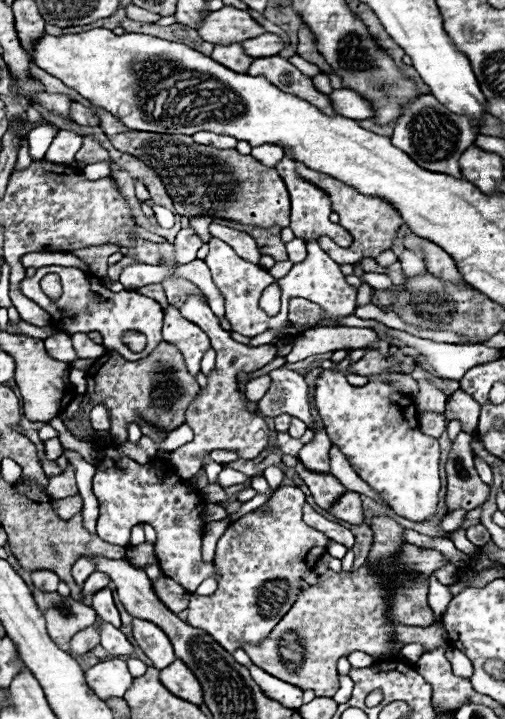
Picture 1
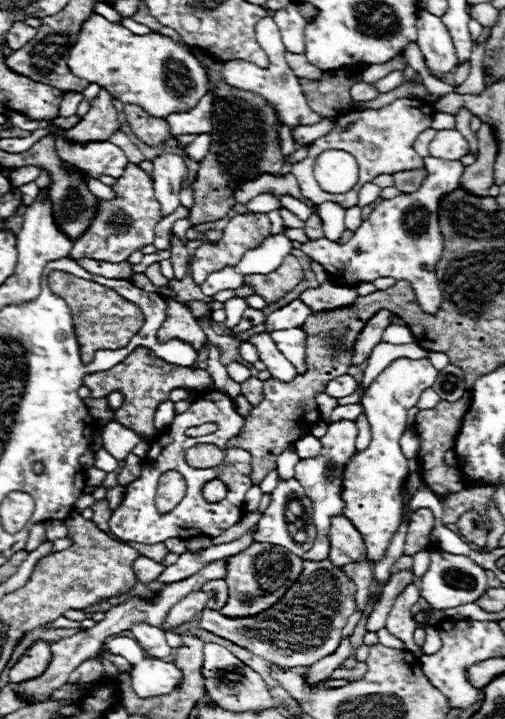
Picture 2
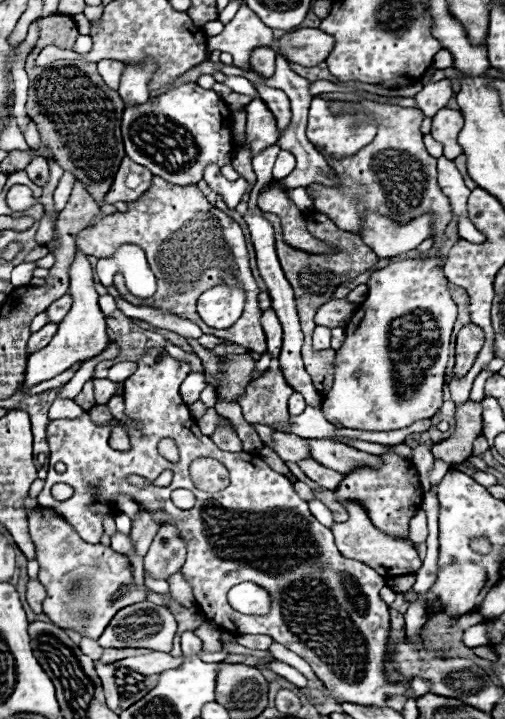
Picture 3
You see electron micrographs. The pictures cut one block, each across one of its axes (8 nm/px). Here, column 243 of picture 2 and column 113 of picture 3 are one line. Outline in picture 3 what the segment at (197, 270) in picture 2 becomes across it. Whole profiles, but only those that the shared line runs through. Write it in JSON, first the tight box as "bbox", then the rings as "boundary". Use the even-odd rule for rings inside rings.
{"bbox":[76,176,266,354],"boundary":[[[154,176],[152,186],[144,192],[144,196],[128,204],[128,212],[116,212],[112,216],[102,218],[94,226],[80,230],[76,236],[76,244],[80,250],[84,250],[84,254],[96,258],[110,258],[124,244],[140,246],[146,252],[152,272],[156,274],[158,290],[150,298],[138,298],[130,294],[122,276],[114,276],[114,286],[118,288],[124,300],[134,306],[146,304],[178,314],[186,320],[196,322],[204,334],[230,340],[258,354],[266,352],[266,336],[260,326],[262,310],[258,308],[260,290],[250,270],[250,256],[246,250],[244,234],[232,218],[208,204],[208,200],[196,186],[172,186],[170,182],[164,182],[162,178]],[[220,282],[238,284],[246,290],[246,306],[242,318],[224,330],[206,326],[196,312],[198,296]]]}

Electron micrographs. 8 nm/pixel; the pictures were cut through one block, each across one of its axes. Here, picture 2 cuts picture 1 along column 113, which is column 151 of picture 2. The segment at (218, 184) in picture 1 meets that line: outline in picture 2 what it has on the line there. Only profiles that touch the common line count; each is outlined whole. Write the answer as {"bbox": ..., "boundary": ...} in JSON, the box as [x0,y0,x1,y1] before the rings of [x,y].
{"bbox":[124,104,170,144],"boundary":[[[124,104],[124,114],[132,130],[148,144],[160,144],[166,136],[170,136],[168,124],[162,118],[150,116],[136,104]]]}

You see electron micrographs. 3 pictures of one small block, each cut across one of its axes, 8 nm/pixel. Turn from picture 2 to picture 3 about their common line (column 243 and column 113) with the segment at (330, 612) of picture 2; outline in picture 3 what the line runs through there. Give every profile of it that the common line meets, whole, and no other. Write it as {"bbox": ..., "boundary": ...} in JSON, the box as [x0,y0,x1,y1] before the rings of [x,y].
{"bbox":[98,602,176,652],"boundary":[[[138,602],[122,608],[112,618],[104,634],[98,638],[98,642],[102,648],[150,648],[158,652],[170,652],[174,634],[176,634],[176,620],[168,608],[152,602]]]}

